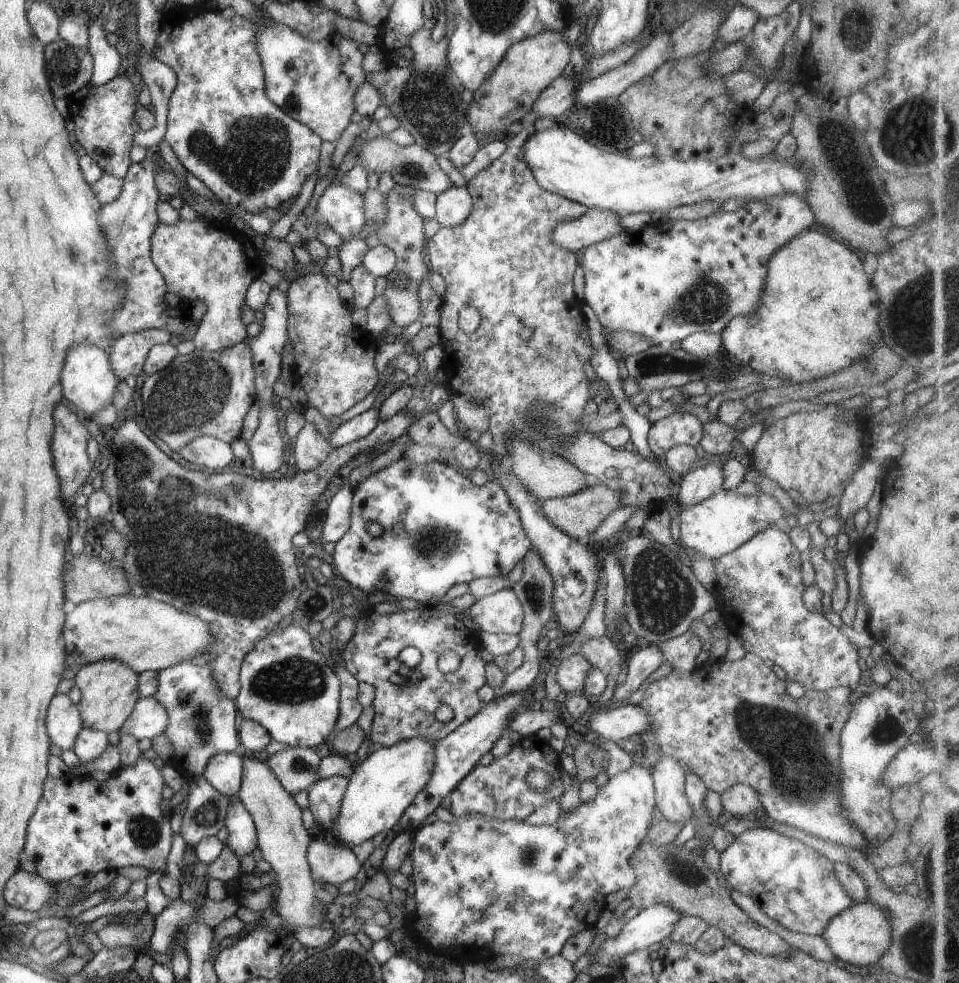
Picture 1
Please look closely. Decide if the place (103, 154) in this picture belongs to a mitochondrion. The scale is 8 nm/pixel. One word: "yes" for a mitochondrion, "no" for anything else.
no

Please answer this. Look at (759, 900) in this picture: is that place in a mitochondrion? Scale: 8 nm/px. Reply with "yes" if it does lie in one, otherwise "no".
no

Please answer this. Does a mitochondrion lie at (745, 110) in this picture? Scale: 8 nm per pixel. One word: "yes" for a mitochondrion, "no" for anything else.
no

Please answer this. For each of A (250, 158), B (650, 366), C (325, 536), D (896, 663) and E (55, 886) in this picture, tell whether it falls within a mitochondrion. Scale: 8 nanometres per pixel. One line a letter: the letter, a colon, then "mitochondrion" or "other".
A: mitochondrion
B: mitochondrion
C: other
D: other
E: other

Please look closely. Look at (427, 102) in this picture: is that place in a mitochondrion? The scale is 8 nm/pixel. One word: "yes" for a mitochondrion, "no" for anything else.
yes

